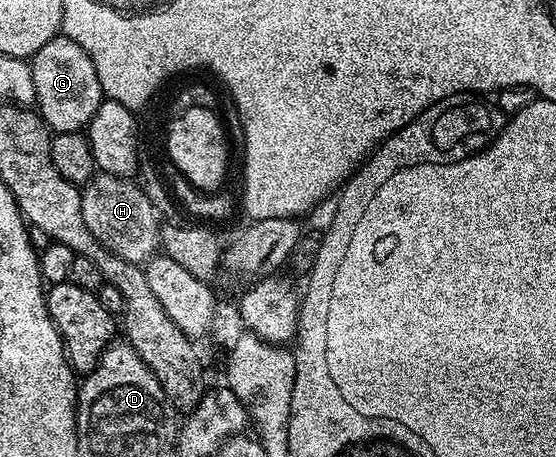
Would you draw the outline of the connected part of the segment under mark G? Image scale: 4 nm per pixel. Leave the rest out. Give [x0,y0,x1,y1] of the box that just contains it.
[30,35,104,133]

